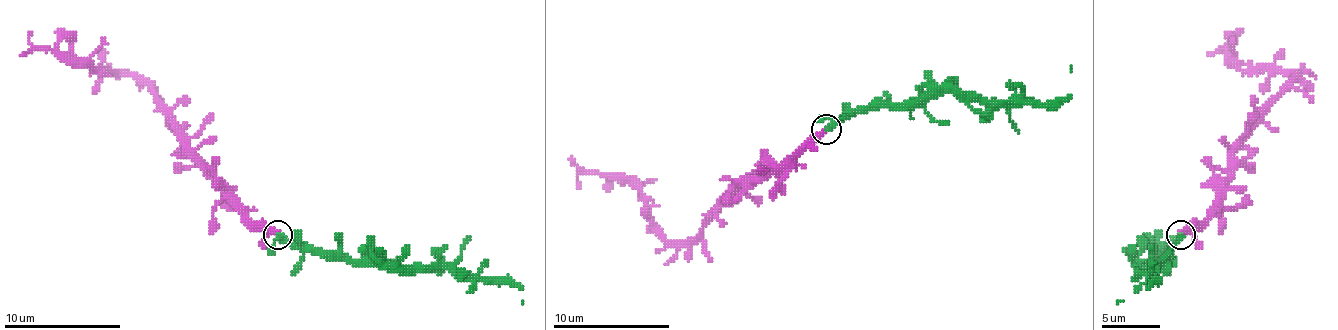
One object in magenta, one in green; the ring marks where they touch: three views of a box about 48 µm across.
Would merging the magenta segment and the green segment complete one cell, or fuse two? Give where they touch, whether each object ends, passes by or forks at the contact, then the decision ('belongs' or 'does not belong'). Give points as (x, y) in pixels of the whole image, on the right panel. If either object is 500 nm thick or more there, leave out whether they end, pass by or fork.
(1181, 234) | magenta ends | green passes by | belongs

